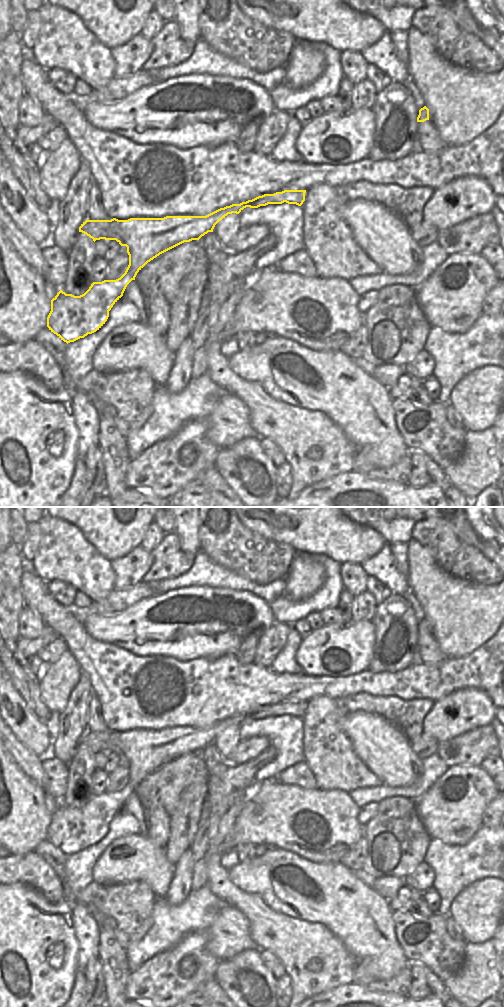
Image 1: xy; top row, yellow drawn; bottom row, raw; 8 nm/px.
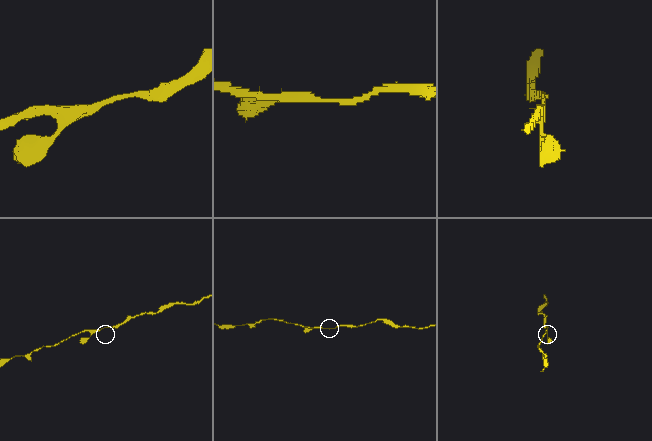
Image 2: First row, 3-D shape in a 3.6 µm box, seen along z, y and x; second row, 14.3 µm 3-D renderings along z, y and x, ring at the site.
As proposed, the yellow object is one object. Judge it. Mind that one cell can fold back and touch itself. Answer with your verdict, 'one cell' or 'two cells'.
one cell

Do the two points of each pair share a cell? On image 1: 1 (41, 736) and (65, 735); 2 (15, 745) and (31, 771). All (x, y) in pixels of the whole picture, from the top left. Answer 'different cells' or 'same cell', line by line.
1: different cells
2: same cell

